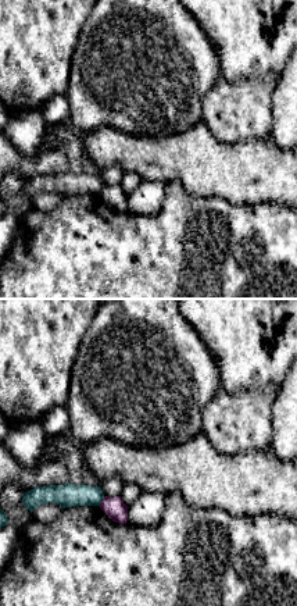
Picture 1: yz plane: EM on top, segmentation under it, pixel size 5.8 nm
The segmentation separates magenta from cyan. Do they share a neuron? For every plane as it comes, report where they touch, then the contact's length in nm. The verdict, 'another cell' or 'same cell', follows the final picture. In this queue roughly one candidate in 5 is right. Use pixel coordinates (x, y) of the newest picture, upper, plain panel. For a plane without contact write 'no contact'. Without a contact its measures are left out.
meets magenta at (102, 189); contact 70 nm long

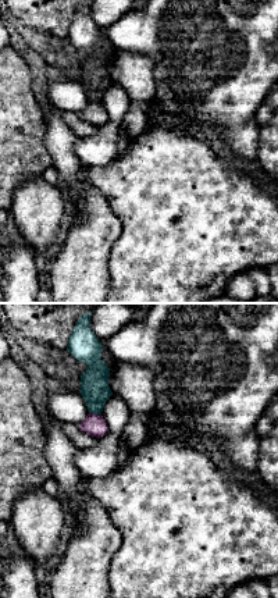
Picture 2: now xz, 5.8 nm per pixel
meets magenta at (95, 103); contact 70 nm long

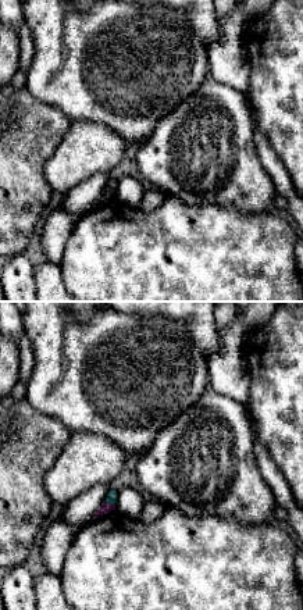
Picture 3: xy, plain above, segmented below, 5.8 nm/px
meets magenta at (109, 192); contact 70 nm long

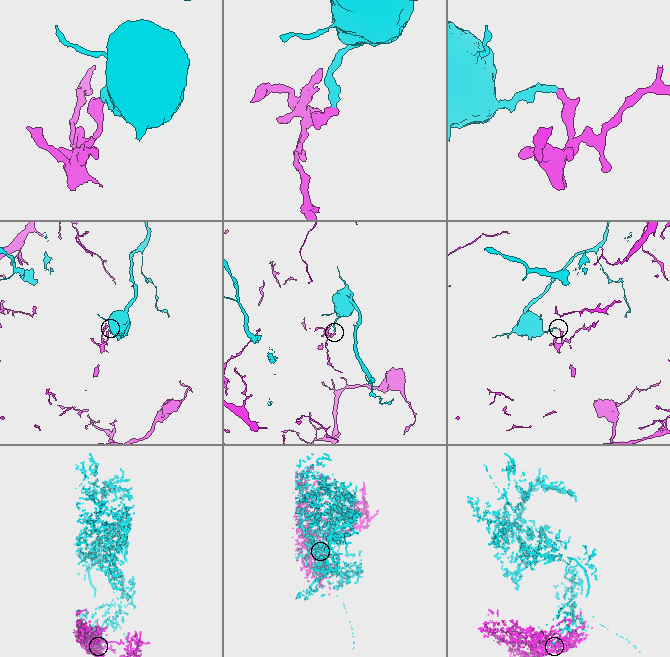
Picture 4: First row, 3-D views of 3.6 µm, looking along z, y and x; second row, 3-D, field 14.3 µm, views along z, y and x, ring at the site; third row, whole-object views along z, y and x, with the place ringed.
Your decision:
another cell

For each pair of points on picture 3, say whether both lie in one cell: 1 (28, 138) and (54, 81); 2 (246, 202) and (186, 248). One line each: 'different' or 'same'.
1: different
2: different

